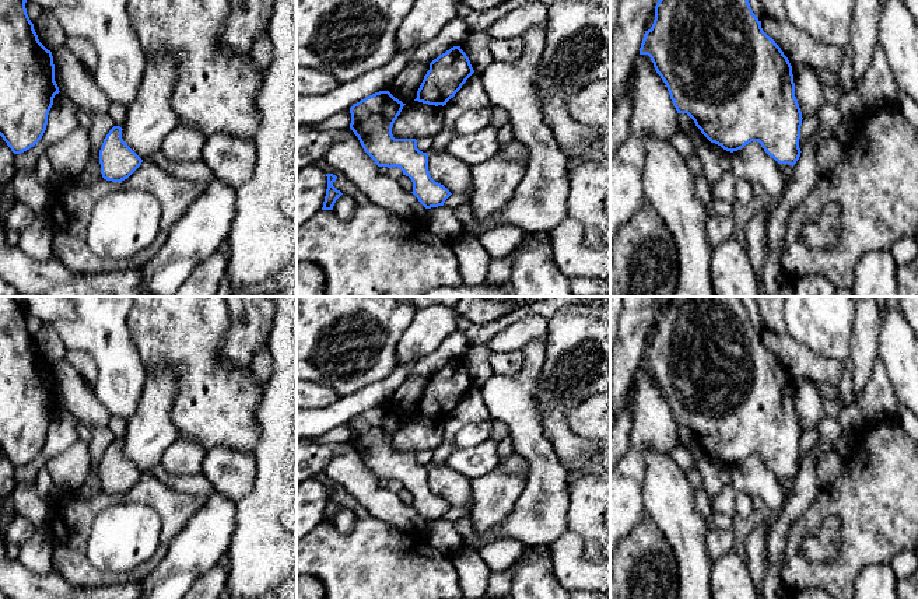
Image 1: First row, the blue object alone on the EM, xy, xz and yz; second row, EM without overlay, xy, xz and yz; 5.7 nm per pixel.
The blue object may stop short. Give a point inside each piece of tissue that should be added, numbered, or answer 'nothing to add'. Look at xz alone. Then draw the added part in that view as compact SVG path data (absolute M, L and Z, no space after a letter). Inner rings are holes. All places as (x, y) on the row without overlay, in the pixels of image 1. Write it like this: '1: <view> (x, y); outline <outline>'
nothing to add

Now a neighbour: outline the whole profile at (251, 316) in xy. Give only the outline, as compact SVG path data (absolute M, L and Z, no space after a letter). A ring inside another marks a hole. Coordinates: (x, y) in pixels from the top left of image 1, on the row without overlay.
M227 297L231 325L223 347L224 361L248 368L259 348L267 346L277 297Z

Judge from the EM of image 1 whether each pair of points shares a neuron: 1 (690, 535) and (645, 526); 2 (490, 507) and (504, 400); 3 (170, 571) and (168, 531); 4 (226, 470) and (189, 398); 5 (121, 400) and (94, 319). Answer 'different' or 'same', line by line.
1: different
2: different
3: different
4: different
5: same

